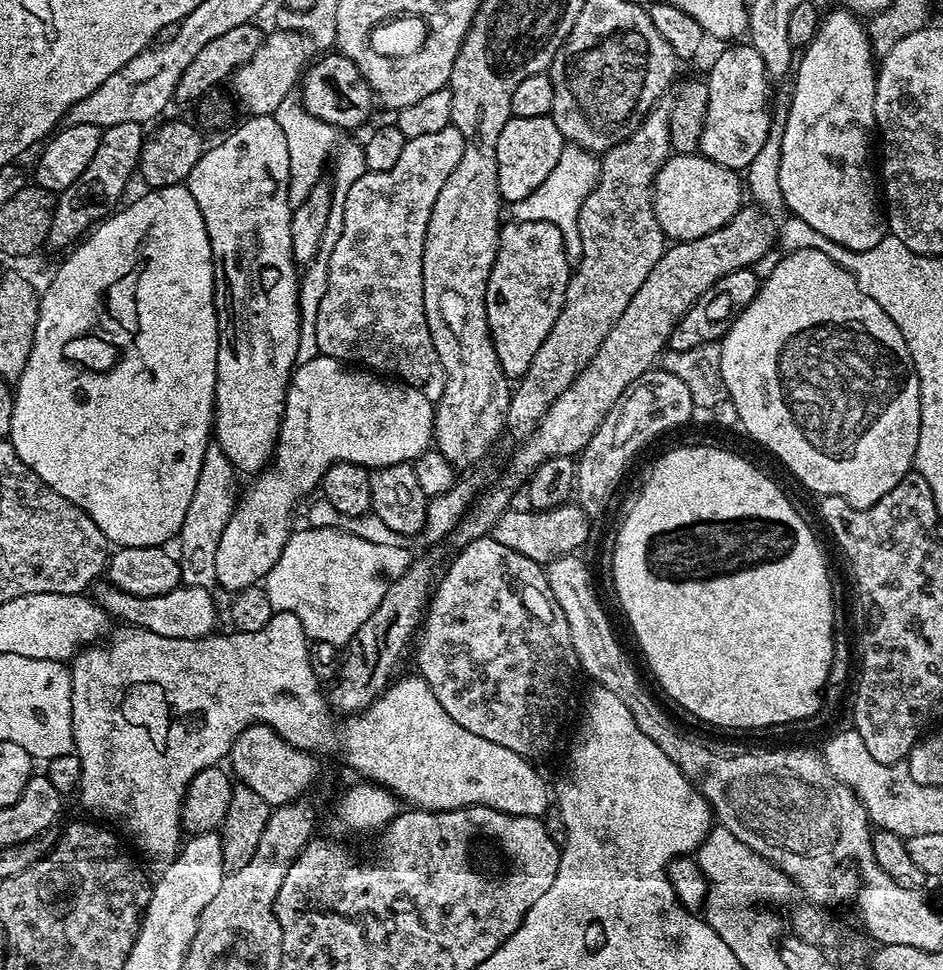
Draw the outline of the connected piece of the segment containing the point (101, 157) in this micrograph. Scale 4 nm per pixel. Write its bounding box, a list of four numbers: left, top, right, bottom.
[46,122,145,249]

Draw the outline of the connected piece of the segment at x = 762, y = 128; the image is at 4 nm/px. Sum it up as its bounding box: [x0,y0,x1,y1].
[699,42,772,170]

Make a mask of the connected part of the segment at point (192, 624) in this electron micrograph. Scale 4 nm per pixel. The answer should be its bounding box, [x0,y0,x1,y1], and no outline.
[94,582,216,640]

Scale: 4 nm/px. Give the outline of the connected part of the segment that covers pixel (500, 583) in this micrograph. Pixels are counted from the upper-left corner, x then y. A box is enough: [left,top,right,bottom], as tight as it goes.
[415,535,578,762]

